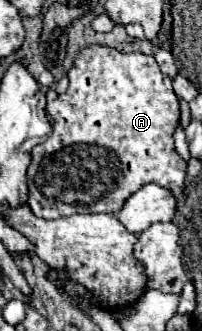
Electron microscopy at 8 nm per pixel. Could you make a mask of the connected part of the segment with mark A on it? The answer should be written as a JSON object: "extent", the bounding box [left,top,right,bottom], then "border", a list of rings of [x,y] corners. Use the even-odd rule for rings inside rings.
{"extent":[26,45,186,219],"border":[[[86,45],[84,49],[78,51],[78,55],[76,55],[76,59],[74,59],[74,63],[68,71],[68,79],[70,79],[70,85],[68,85],[66,93],[58,95],[52,103],[46,105],[46,111],[54,119],[54,131],[52,131],[50,137],[46,137],[40,145],[36,145],[32,149],[32,165],[28,167],[28,173],[26,173],[26,183],[28,183],[28,191],[30,191],[28,205],[30,205],[30,209],[36,217],[58,219],[58,217],[68,217],[68,215],[74,215],[74,213],[118,213],[118,209],[122,209],[126,199],[146,183],[156,183],[156,185],[162,185],[170,191],[184,185],[186,161],[182,161],[180,155],[174,149],[174,131],[176,131],[178,121],[180,121],[180,107],[178,107],[176,93],[172,89],[170,77],[160,71],[160,67],[158,67],[158,63],[154,61],[152,55],[120,53],[118,49],[112,49],[112,47],[106,47],[106,45]]]}

